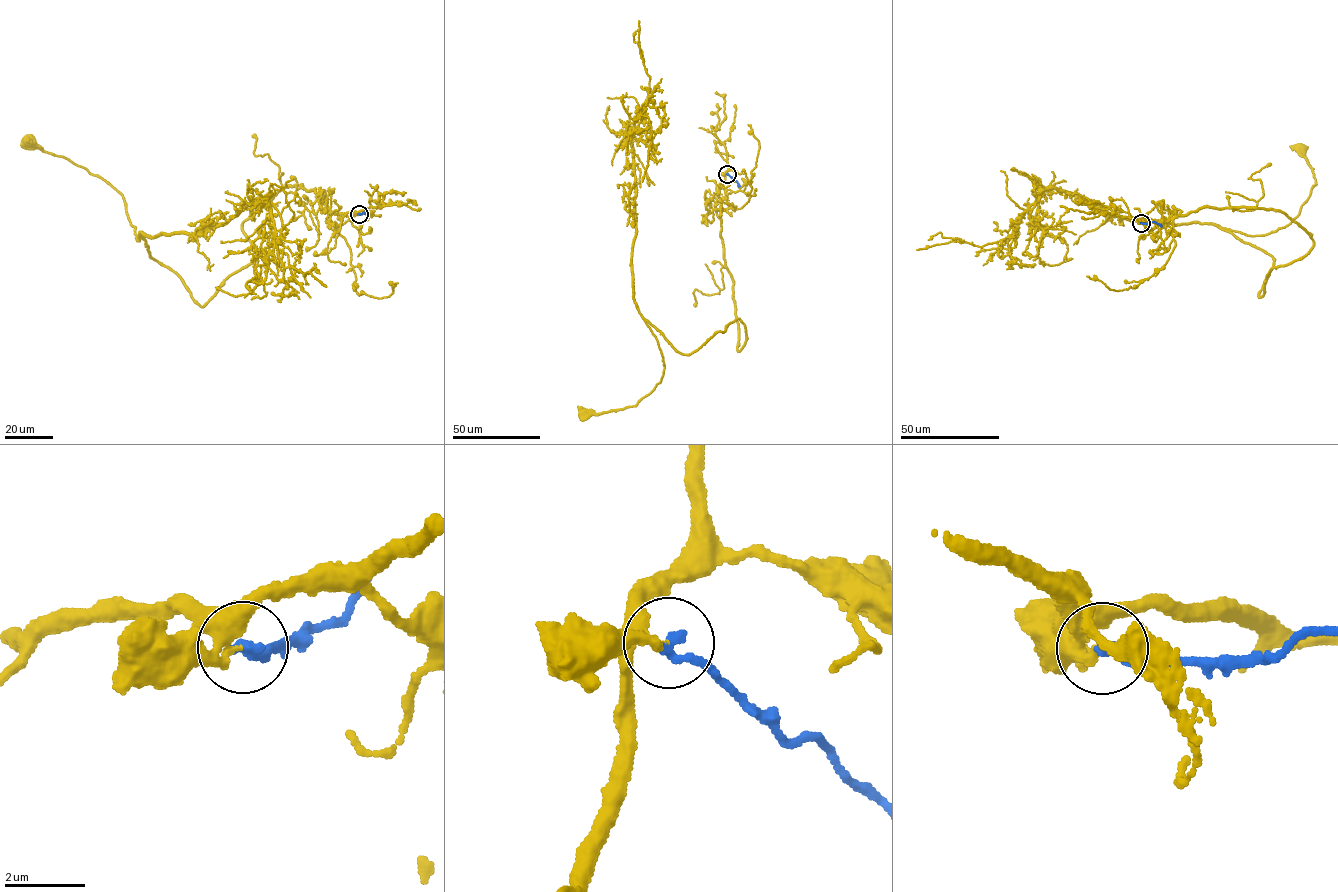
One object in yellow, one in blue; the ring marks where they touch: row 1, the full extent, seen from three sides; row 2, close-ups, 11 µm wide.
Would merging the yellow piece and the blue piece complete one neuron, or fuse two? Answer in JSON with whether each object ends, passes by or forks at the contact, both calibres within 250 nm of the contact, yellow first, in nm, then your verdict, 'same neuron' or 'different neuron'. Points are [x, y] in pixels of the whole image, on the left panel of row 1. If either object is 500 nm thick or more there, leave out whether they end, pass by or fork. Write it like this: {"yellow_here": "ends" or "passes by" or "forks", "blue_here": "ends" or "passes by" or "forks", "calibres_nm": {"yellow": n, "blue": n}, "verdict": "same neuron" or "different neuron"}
{"yellow_here": "passes by", "blue_here": "ends", "calibres_nm": {"yellow": 190, "blue": 280}, "verdict": "same neuron"}

